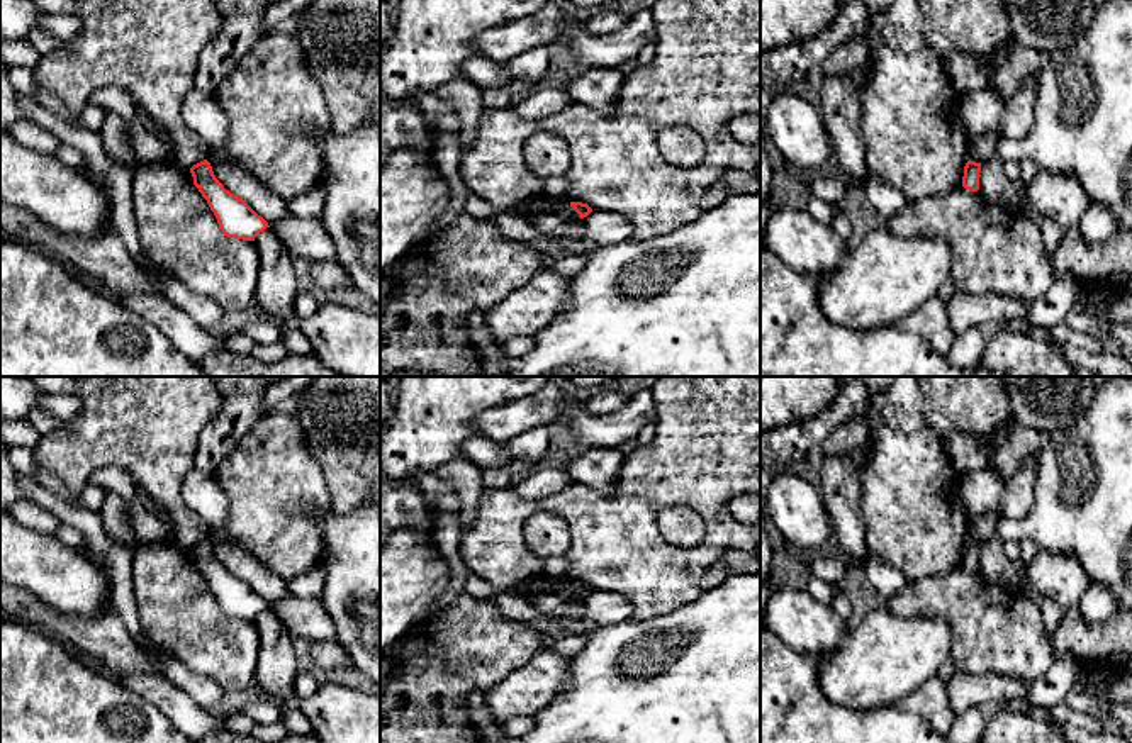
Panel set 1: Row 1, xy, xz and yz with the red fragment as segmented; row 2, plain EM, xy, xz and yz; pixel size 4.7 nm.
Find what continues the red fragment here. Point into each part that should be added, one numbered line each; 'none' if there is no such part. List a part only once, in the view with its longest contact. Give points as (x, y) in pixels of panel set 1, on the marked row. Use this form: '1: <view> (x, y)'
none

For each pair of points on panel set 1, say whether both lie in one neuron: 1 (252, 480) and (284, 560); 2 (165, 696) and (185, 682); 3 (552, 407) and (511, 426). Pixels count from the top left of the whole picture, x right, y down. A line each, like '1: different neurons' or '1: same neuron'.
1: same neuron
2: different neurons
3: same neuron

